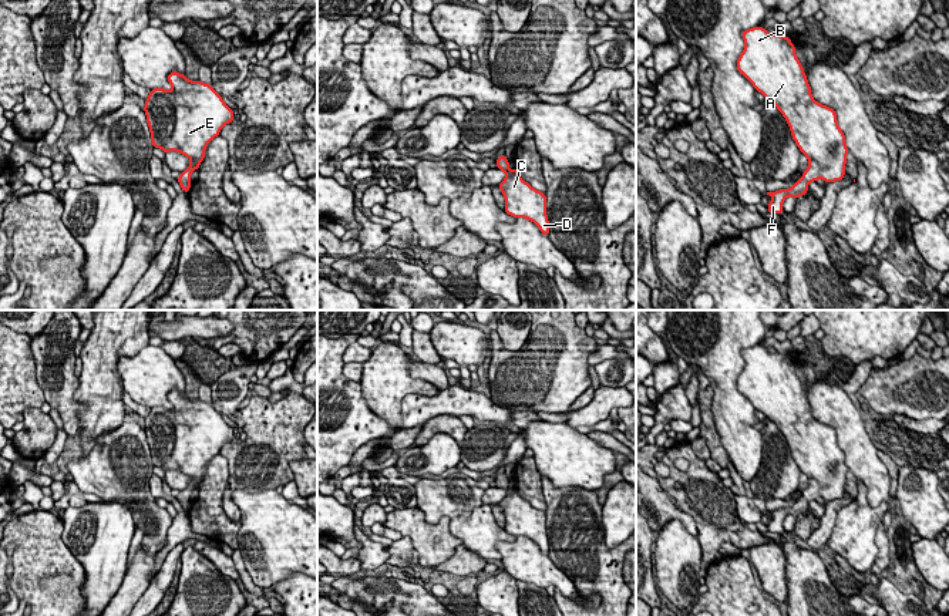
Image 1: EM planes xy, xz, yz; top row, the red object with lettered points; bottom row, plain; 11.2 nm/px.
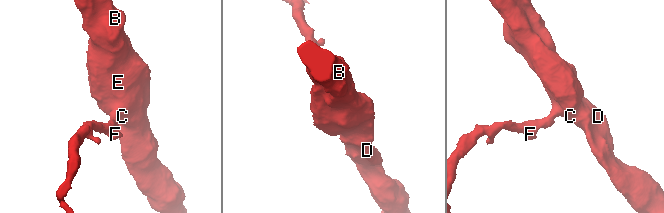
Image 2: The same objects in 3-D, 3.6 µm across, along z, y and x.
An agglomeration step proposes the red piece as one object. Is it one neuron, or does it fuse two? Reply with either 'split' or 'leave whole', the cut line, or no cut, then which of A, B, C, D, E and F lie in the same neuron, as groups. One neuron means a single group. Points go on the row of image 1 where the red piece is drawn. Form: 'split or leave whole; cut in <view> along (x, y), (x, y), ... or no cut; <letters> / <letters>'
leave whole; no cut; A B C D E F

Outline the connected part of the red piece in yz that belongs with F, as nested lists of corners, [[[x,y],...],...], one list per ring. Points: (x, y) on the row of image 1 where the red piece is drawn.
[[[760,26],[744,30],[741,37],[746,47],[737,60],[738,73],[777,107],[801,154],[808,158],[802,178],[790,189],[767,192],[773,198],[767,205],[768,213],[783,213],[784,199],[805,195],[810,182],[842,181],[849,151],[838,127],[837,112],[812,98],[791,40],[787,36],[770,34]]]

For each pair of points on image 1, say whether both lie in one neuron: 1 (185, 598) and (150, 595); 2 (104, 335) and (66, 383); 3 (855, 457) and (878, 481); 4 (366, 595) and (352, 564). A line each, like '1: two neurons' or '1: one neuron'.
1: two neurons
2: two neurons
3: one neuron
4: two neurons

